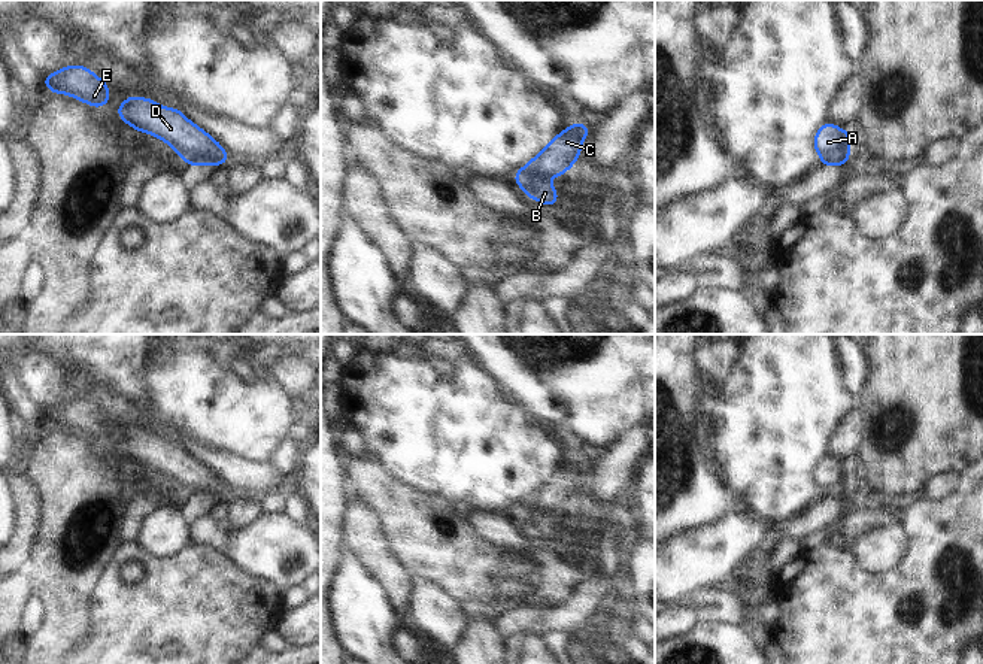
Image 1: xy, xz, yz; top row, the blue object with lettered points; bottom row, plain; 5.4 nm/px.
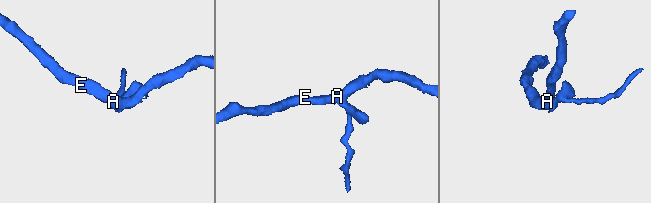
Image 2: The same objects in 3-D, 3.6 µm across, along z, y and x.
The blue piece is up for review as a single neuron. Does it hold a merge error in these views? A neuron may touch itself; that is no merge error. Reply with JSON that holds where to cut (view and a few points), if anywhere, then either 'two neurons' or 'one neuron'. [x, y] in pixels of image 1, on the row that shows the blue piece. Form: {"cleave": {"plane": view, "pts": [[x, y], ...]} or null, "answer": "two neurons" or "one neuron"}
{"cleave": {"plane": "yz", "pts": [[846, 133], [845, 151], [840, 155], [822, 160]]}, "answer": "two neurons"}

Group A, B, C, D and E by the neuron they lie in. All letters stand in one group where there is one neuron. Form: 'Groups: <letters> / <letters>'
Groups: A C D E / B

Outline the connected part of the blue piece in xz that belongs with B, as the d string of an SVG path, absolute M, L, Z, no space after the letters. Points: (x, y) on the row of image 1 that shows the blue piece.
M527 175L528 181L524 185L524 192L527 197L531 197L540 203L556 206L558 192L549 184L547 178L540 175Z

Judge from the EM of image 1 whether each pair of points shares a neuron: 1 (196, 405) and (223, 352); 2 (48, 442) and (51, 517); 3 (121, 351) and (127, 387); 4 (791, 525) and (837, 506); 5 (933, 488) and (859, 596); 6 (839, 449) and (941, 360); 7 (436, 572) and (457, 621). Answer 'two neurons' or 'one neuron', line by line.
1: two neurons
2: one neuron
3: one neuron
4: one neuron
5: two neurons
6: two neurons
7: two neurons

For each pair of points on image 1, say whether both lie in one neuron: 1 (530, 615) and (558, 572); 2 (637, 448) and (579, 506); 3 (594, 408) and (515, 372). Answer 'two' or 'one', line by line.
1: two
2: one
3: one

